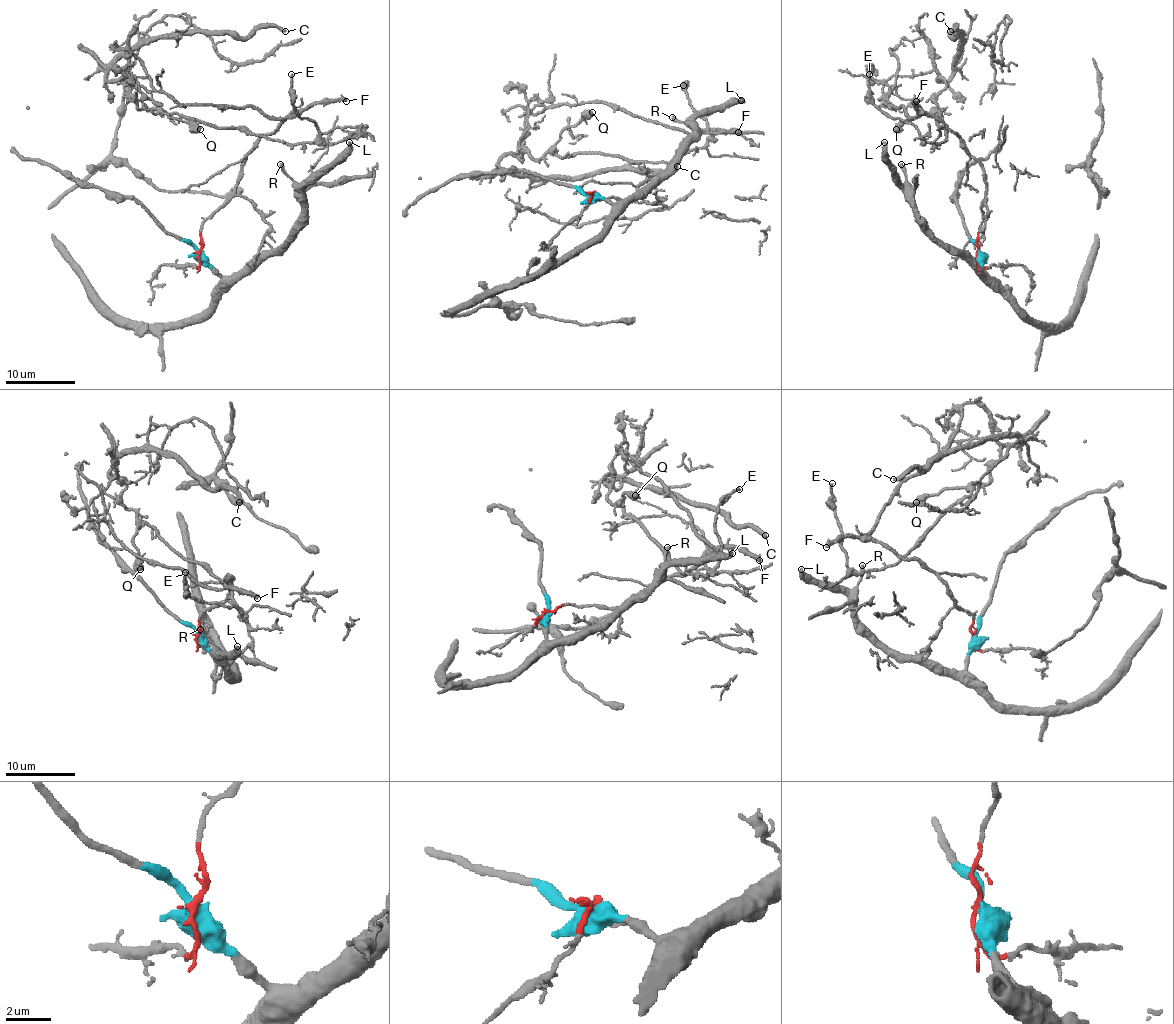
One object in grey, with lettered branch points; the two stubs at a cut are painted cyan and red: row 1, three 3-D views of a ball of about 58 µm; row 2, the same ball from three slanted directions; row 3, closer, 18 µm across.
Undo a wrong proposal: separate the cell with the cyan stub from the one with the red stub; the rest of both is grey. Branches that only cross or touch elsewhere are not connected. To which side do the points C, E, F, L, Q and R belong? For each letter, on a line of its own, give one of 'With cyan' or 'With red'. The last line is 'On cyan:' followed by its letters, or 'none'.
C: With red
E: With red
F: With red
L: With cyan
Q: With red
R: With cyan
On cyan: L, R

